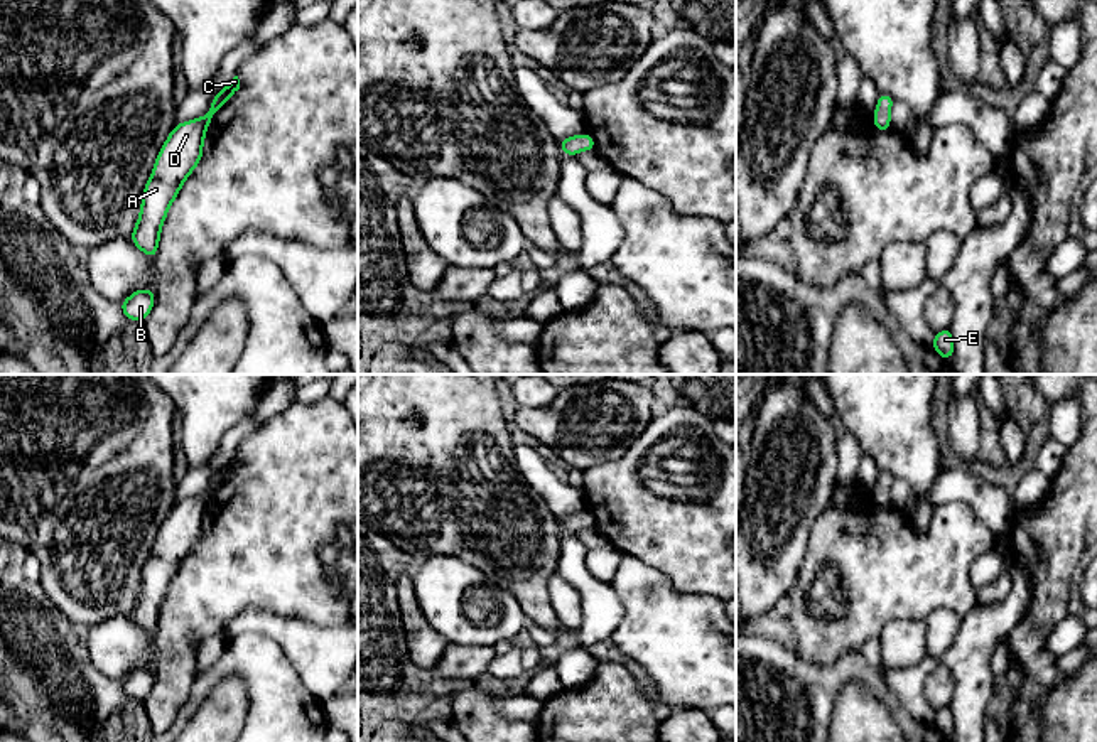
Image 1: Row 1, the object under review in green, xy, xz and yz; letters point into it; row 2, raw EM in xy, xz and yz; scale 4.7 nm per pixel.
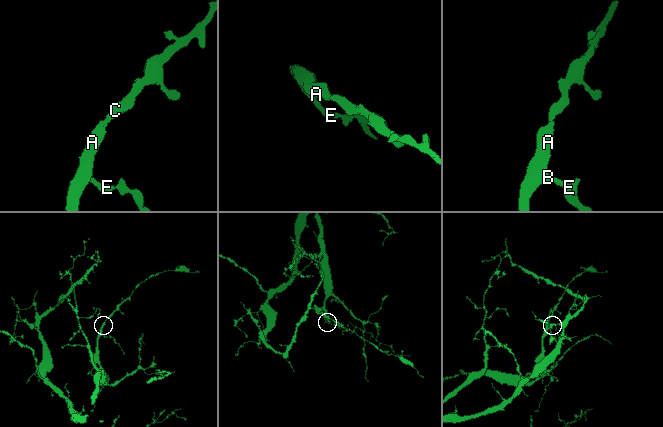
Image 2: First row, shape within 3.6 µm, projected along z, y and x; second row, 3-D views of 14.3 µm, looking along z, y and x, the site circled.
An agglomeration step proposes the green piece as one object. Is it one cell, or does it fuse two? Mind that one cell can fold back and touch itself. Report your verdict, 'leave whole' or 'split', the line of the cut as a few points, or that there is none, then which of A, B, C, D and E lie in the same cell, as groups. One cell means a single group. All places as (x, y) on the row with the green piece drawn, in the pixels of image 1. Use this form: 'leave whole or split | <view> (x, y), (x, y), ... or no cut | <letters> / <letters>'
leave whole | no cut | A B C D E

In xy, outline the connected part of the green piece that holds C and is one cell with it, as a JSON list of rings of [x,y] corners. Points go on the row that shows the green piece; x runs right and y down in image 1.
[[[235,76],[228,86],[214,94],[209,111],[204,116],[176,125],[162,145],[154,164],[152,177],[143,189],[138,221],[130,234],[133,245],[149,258],[155,260],[167,211],[184,180],[203,159],[204,135],[214,113],[219,111],[238,89],[240,79]]]

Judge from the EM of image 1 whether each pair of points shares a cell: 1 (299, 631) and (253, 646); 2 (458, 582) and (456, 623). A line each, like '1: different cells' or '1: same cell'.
1: different cells
2: same cell

